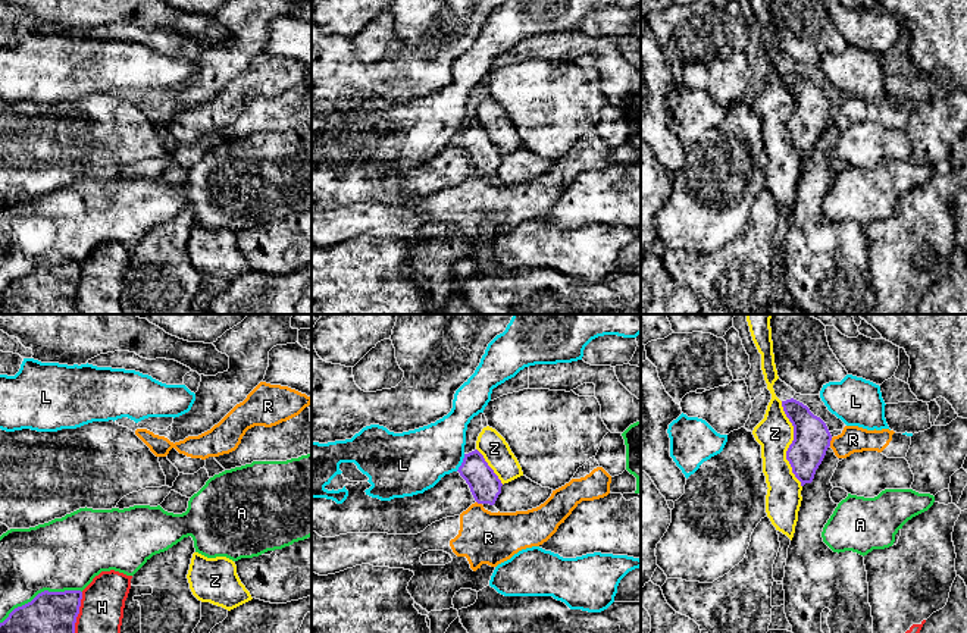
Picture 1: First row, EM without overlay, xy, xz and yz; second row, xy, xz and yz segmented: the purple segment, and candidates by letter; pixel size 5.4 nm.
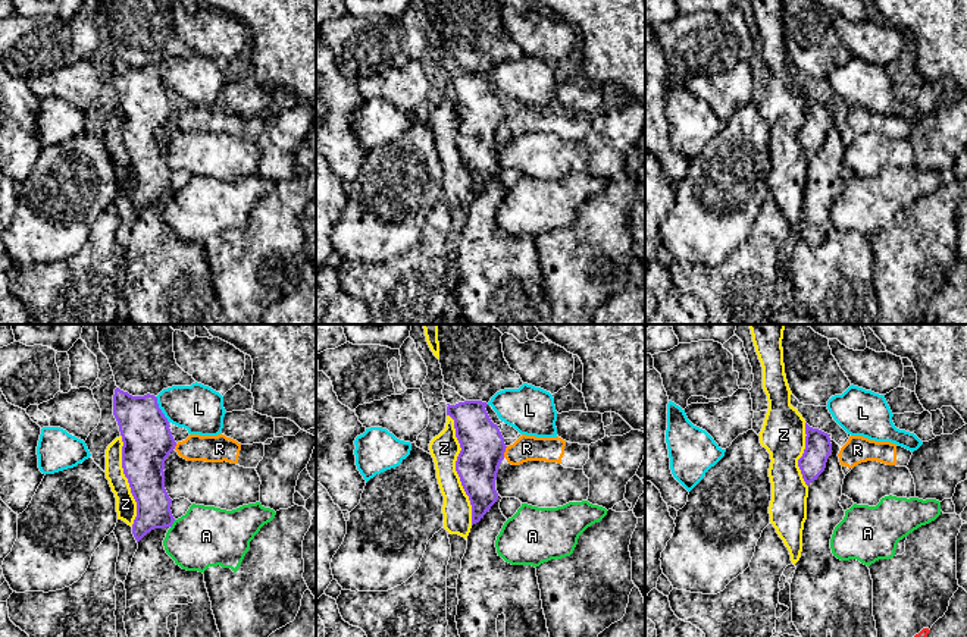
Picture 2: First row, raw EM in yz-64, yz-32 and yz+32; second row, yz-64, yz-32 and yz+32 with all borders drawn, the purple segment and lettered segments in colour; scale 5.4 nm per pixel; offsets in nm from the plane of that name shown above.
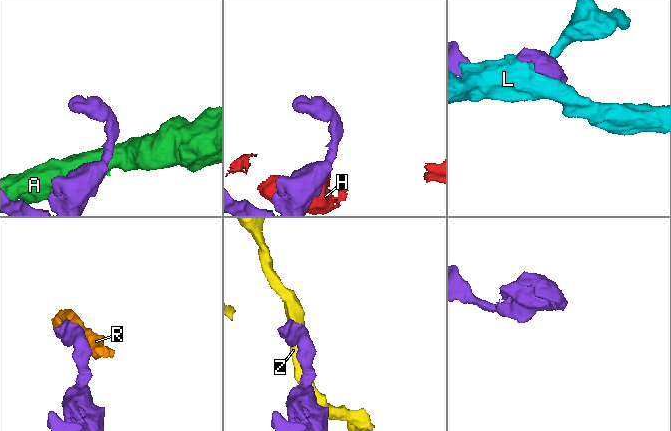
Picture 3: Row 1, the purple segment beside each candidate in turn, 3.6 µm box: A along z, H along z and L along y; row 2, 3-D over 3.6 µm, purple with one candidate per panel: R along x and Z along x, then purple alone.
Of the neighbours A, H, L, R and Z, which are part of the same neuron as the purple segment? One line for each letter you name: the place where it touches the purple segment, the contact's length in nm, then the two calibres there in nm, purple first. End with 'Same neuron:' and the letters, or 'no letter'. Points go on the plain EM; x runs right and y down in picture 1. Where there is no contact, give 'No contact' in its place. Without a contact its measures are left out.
Same neuron: no letter

